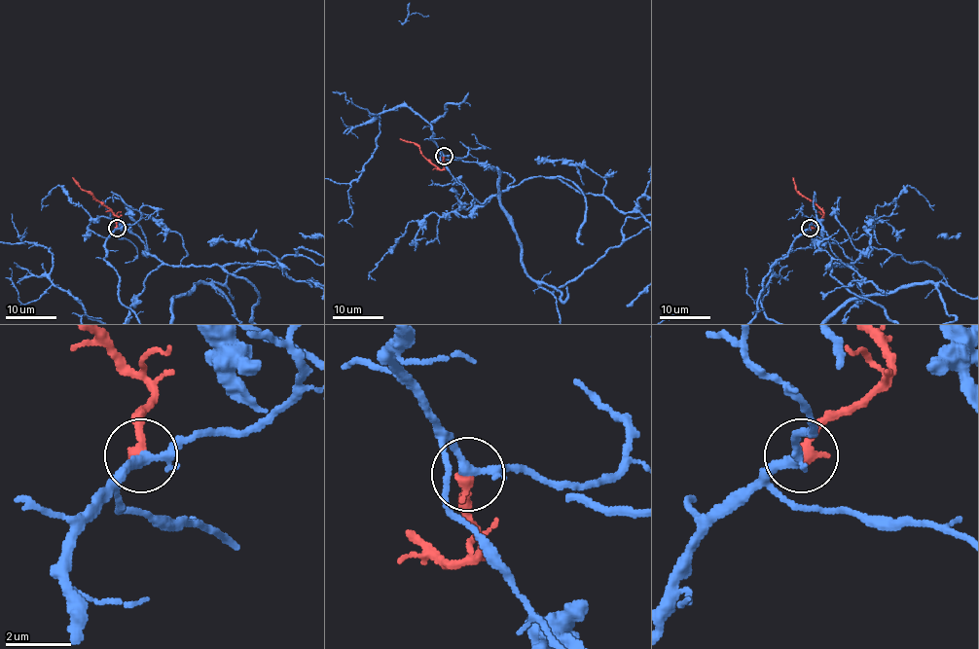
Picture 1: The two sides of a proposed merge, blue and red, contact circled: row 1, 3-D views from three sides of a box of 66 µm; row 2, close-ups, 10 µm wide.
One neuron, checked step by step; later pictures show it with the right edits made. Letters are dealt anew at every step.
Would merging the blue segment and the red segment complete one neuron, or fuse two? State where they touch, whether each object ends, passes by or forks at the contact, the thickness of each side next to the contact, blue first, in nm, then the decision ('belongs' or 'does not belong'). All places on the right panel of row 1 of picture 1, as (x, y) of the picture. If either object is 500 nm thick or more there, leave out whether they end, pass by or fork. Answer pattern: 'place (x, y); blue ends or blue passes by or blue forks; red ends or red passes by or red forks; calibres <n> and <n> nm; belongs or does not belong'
place (810, 228); blue passes by; red ends; calibres 260 and 400 nm; belongs

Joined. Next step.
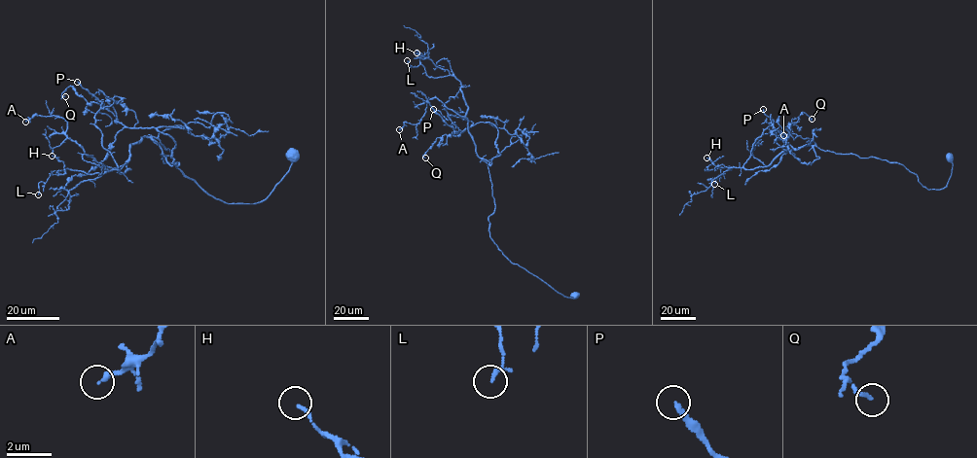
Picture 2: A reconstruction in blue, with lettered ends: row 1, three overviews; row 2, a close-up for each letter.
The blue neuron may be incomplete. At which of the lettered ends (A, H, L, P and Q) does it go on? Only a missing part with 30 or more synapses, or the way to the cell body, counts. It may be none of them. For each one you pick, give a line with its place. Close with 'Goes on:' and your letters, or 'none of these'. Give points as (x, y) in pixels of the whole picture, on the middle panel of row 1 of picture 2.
Goes on: none of these

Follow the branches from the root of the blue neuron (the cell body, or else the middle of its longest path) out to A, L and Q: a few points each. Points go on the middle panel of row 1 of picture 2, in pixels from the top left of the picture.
A: (576, 295), (565, 297), (513, 264), (490, 238), (491, 183), (466, 119), (432, 98), (418, 123), (399, 129)
L: (576, 295), (513, 264), (490, 238), (491, 183), (460, 83), (407, 60)
Q: (576, 295), (513, 264), (489, 236), (482, 159), (500, 154), (492, 123), (437, 137), (425, 158)

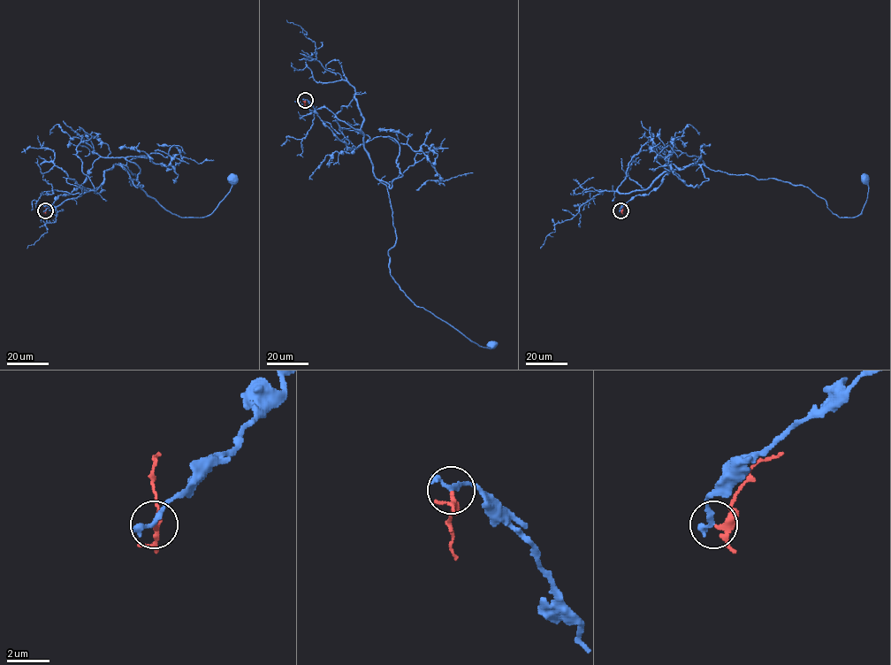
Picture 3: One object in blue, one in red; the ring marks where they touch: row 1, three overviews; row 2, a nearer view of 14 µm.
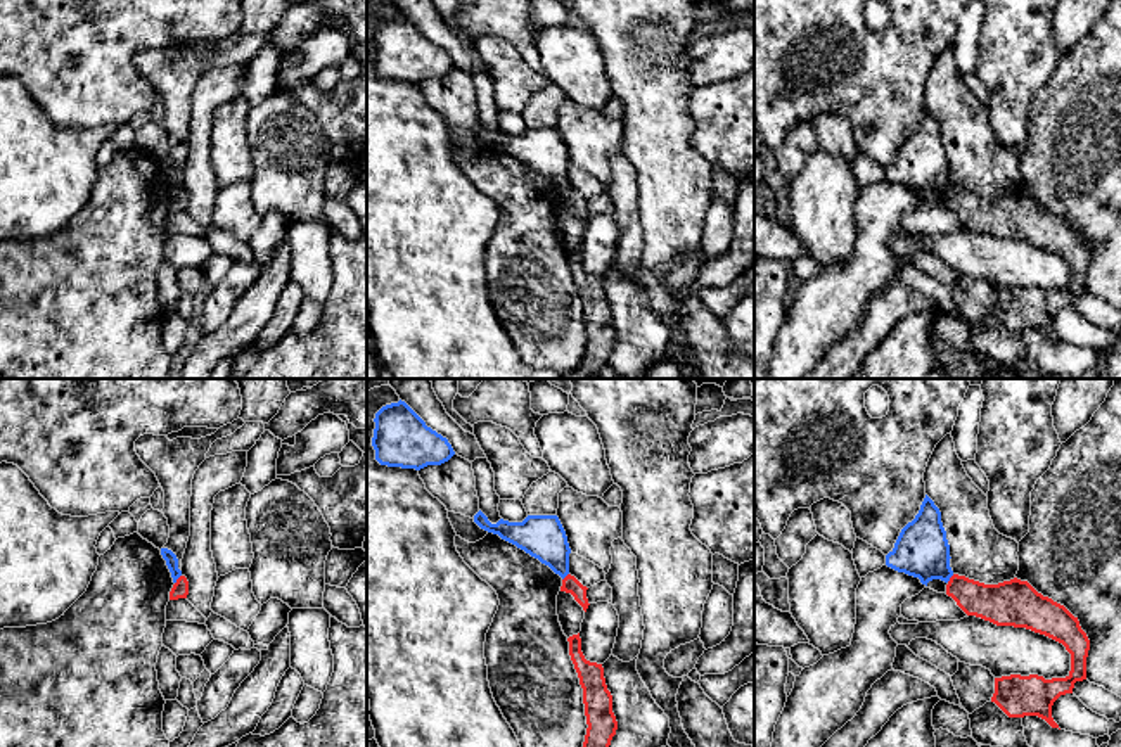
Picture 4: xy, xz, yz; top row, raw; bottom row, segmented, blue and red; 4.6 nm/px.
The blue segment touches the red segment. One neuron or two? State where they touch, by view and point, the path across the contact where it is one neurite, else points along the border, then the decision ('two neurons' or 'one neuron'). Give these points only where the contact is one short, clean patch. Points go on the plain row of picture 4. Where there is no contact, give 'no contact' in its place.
meets blue in xy at (177, 191); border along xy (180, 187), (175, 196); two neurons

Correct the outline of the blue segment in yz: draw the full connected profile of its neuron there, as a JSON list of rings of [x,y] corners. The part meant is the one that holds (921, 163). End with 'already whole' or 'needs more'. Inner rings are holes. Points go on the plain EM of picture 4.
[[[926,107],[919,126],[901,142],[894,161],[886,168],[886,178],[919,190],[927,199],[932,192],[950,194],[950,171],[941,124]]] | already whole

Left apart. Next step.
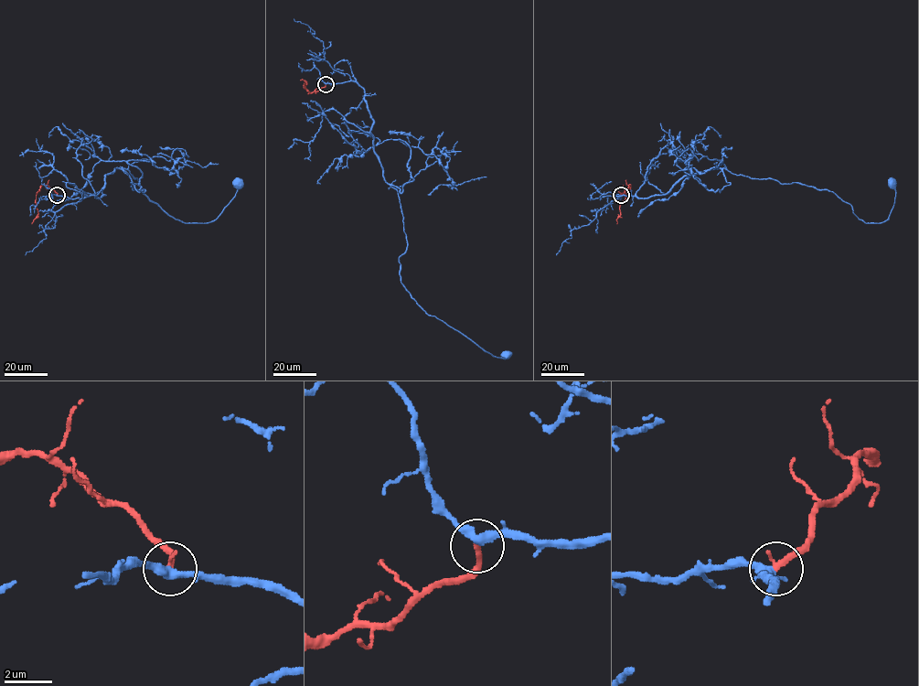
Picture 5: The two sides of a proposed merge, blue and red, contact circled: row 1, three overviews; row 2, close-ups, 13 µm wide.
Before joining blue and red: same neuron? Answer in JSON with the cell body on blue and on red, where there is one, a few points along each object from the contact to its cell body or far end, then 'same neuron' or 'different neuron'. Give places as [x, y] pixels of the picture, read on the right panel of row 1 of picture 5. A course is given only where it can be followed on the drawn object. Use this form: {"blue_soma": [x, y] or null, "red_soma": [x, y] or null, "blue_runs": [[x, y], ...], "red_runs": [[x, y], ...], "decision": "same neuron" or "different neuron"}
{"blue_soma": [892, 184], "red_soma": null, "blue_runs": [[621, 195], [666, 194], [685, 176], [725, 168], [827, 189], [864, 222], [880, 223], [894, 204], [892, 183]], "red_runs": [[621, 195], [629, 185], [625, 198], [621, 202], [617, 224]], "decision": "same neuron"}

